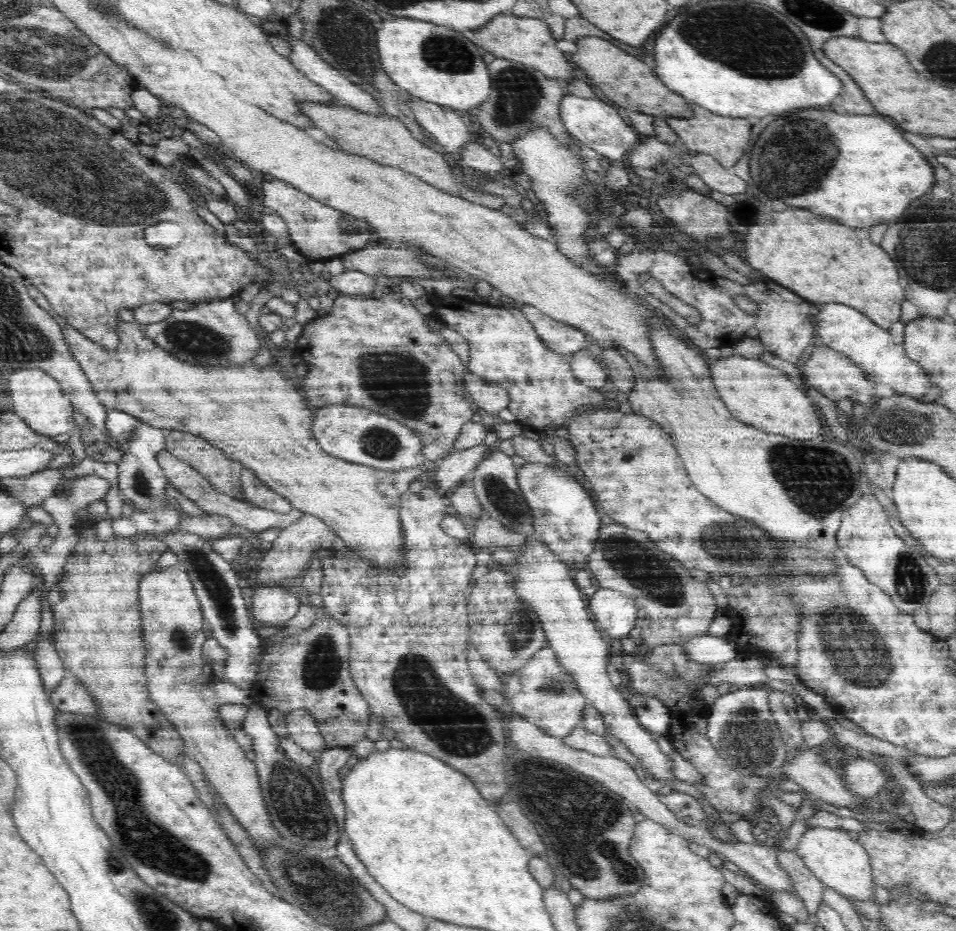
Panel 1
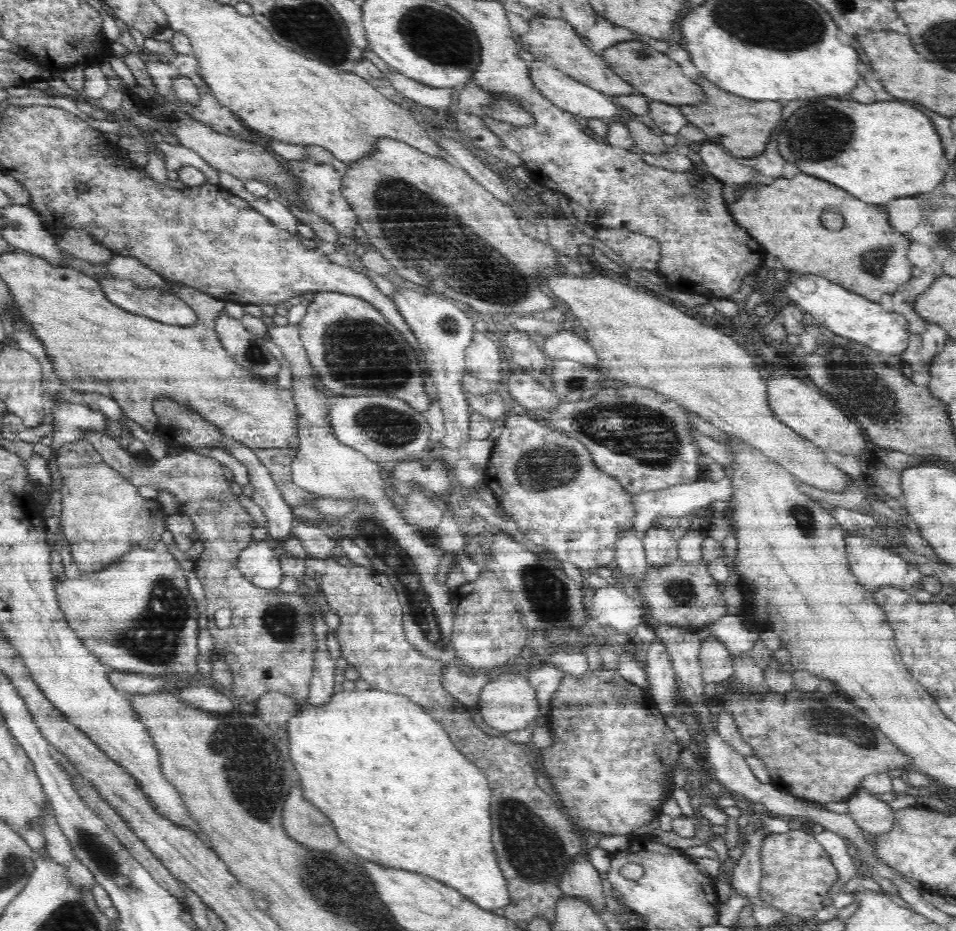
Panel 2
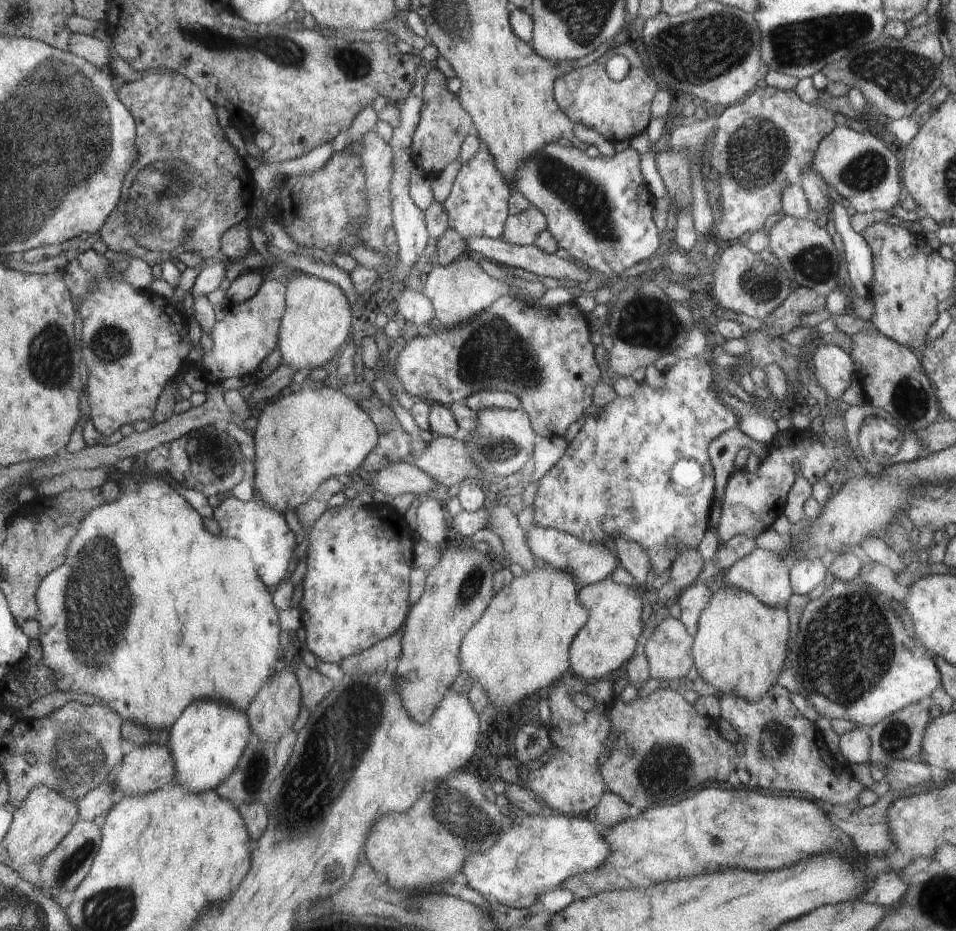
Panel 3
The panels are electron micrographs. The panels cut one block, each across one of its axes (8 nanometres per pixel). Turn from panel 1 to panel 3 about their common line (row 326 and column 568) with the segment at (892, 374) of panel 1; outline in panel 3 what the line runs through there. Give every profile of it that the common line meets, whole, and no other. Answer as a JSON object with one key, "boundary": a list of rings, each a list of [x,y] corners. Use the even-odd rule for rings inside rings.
{"boundary":[[[546,812],[515,818],[514,824],[491,850],[470,854],[460,870],[470,888],[489,902],[515,909],[533,906],[546,890],[559,889],[568,878],[600,869],[611,850],[599,827],[591,819],[548,816]]]}

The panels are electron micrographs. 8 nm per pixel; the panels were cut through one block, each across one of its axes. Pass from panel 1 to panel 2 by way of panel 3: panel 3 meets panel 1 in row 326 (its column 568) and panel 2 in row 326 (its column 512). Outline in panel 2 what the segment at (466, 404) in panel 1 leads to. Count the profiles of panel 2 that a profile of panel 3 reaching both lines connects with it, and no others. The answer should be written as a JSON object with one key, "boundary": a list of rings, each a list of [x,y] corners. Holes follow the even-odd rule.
{"boundary":[[[316,292],[297,326],[314,372],[334,396],[396,397],[420,413],[433,404],[424,389],[418,356],[372,303],[337,292]]]}

